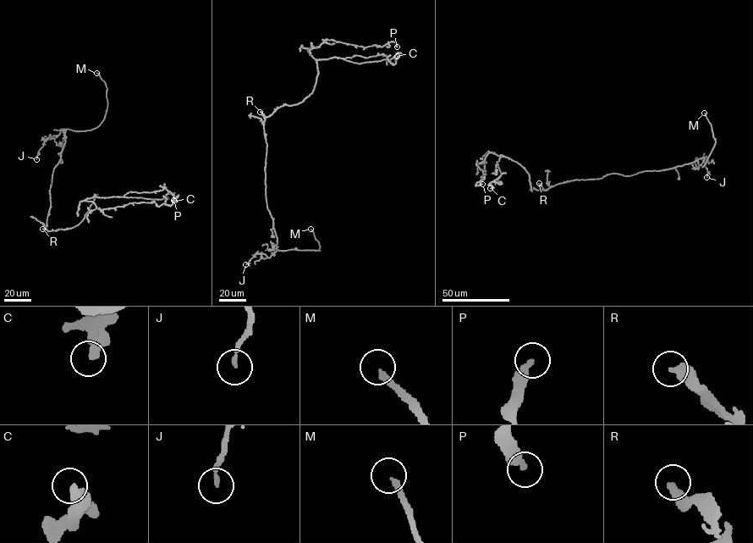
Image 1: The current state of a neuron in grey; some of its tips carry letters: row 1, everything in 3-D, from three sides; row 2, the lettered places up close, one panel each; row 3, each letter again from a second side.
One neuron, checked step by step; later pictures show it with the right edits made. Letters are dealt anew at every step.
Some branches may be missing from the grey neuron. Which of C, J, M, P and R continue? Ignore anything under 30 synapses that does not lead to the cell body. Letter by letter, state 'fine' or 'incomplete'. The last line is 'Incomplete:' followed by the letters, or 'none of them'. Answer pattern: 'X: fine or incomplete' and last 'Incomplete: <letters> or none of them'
C: fine
J: fine
M: incomplete
P: fine
R: fine
Incomplete: M

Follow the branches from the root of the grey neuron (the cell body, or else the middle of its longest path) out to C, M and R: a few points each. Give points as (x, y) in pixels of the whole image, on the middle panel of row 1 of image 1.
C: (265, 137), (266, 117), (312, 91), (317, 60), (387, 59), (394, 64), (400, 52), (397, 56)
M: (265, 137), (266, 198), (277, 237), (277, 249), (320, 251), (318, 241), (310, 229)
R: (265, 137), (262, 122), (265, 116), (260, 112)

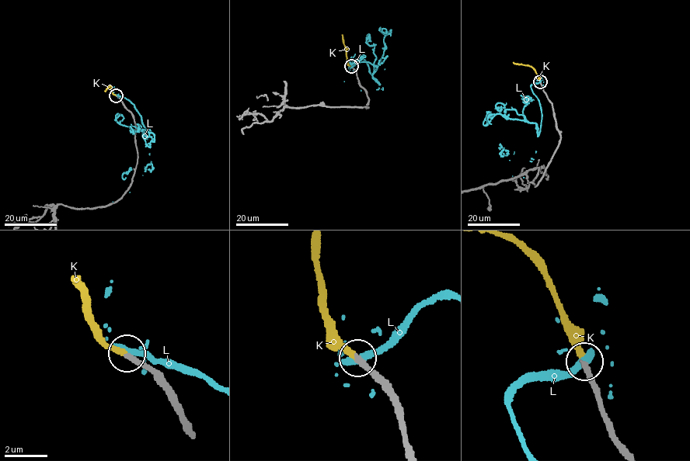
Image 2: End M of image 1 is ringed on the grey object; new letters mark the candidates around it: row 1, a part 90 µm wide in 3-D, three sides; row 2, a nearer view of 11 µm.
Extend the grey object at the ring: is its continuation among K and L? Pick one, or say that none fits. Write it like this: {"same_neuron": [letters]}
{"same_neuron": ["K"]}

